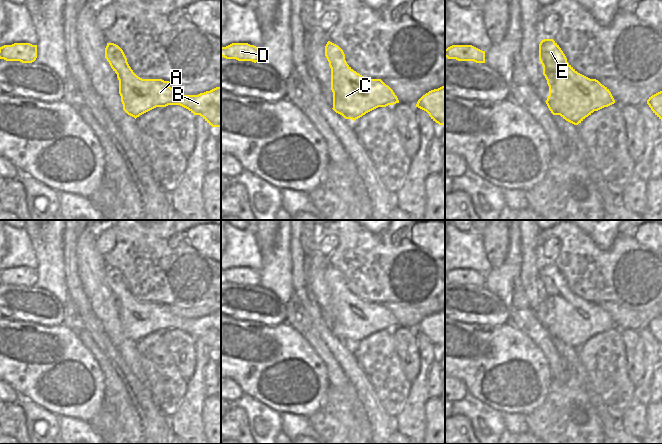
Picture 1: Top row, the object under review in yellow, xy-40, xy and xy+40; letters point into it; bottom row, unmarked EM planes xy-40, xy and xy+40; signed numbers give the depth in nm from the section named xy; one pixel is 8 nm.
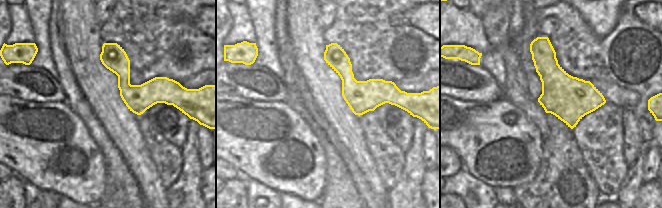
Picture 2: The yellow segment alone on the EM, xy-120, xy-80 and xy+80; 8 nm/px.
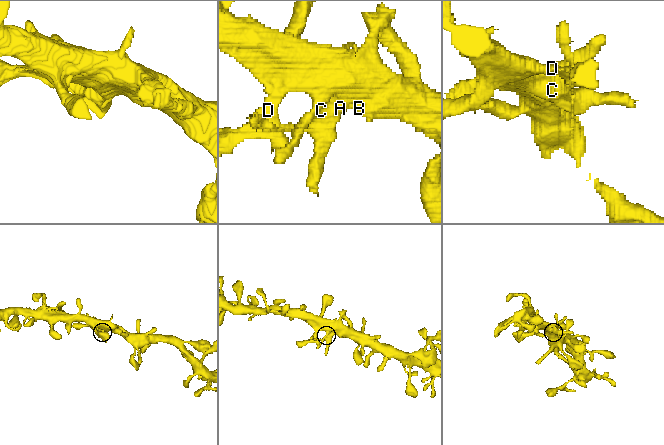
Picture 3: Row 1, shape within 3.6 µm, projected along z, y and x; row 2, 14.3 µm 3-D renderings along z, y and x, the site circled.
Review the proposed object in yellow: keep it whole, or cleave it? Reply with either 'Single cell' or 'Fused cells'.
Single cell.

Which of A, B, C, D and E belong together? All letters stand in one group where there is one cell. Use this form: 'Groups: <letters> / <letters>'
Groups: A B C D E.

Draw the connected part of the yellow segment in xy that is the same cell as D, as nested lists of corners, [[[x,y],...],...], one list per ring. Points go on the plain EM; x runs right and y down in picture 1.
[[[232,267],[226,271],[221,271],[221,280],[226,283],[256,287],[261,280],[261,274],[259,271],[248,267]]]

